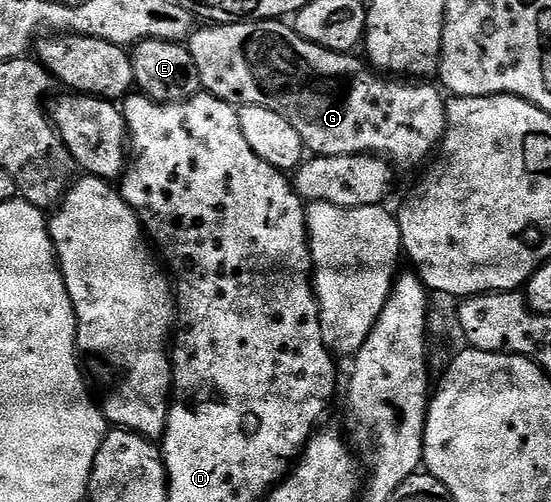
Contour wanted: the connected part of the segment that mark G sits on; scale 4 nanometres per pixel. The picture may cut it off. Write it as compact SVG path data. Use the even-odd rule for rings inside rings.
M246 20L239 24L210 23L208 26L201 27L198 27L190 35L187 47L191 58L195 58L196 68L199 69L202 89L208 95L234 106L263 106L267 110L275 110L275 114L283 114L283 118L287 118L287 122L291 122L291 126L295 126L299 138L303 138L306 149L313 156L363 156L372 154L377 158L388 158L392 167L400 170L400 168L417 168L425 159L428 161L438 151L441 139L445 136L445 105L447 100L436 87L433 89L429 82L410 82L405 78L390 78L388 75L367 66L364 59L361 59L362 61L356 60L356 55L332 52L323 46L315 46L311 42L307 42L307 38L303 38L293 27L281 20Z

